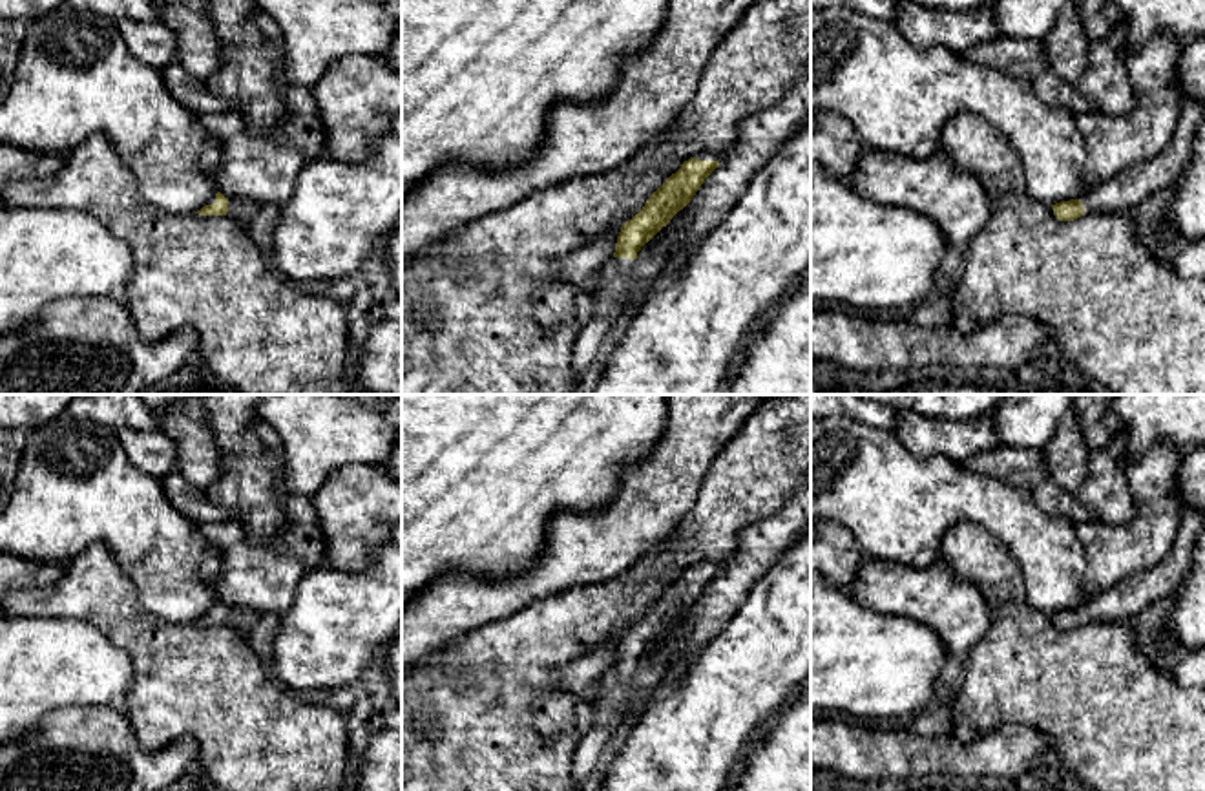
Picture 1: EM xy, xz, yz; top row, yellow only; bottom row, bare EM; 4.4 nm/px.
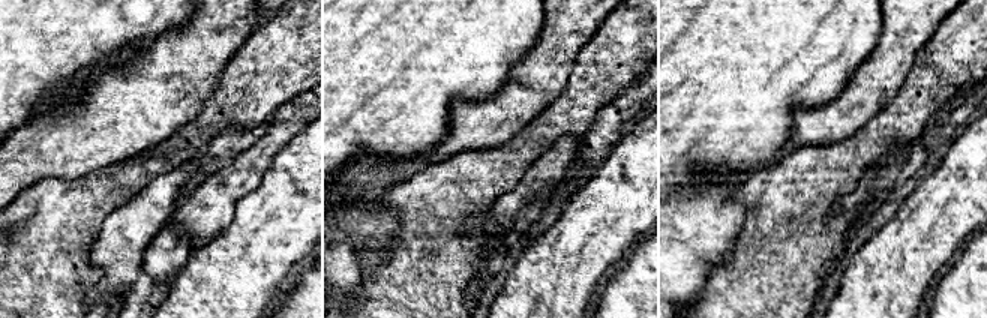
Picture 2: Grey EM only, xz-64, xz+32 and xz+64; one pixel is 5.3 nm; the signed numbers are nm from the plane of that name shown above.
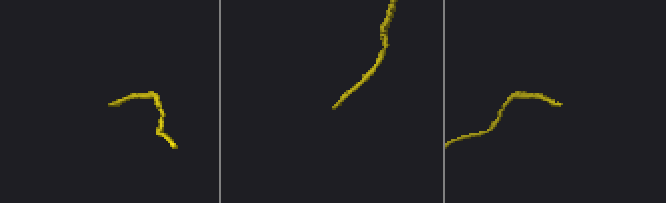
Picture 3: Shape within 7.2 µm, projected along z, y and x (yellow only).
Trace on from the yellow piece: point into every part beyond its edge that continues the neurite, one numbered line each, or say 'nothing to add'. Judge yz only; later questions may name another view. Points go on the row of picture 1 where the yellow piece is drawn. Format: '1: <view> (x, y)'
1: yz (1127, 190)

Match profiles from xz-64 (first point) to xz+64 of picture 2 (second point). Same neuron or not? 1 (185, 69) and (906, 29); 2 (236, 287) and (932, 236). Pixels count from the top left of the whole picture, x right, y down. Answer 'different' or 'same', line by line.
1: same
2: same

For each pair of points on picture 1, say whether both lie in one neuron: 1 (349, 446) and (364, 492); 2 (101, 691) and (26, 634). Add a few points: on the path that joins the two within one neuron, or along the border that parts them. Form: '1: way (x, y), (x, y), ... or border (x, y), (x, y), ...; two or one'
1: border (378, 466), (345, 464), (318, 488); two
2: way (83, 673), (70, 662), (53, 662), (44, 653); one

